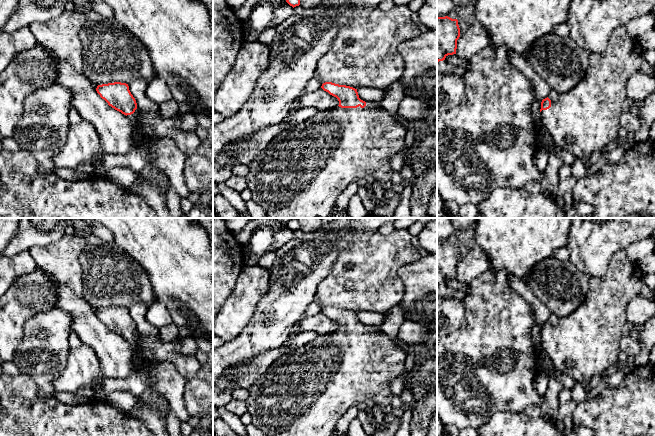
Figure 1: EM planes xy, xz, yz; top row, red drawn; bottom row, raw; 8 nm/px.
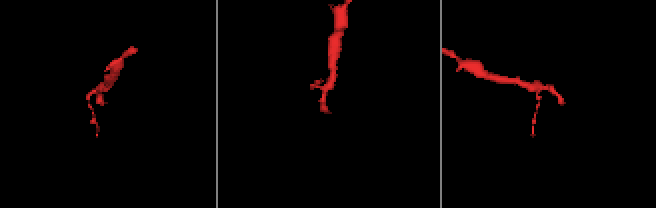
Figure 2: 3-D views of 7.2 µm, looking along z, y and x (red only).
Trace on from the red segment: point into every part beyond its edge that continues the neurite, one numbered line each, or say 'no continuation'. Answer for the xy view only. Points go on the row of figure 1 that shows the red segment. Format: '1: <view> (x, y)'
1: xy (134, 117)

